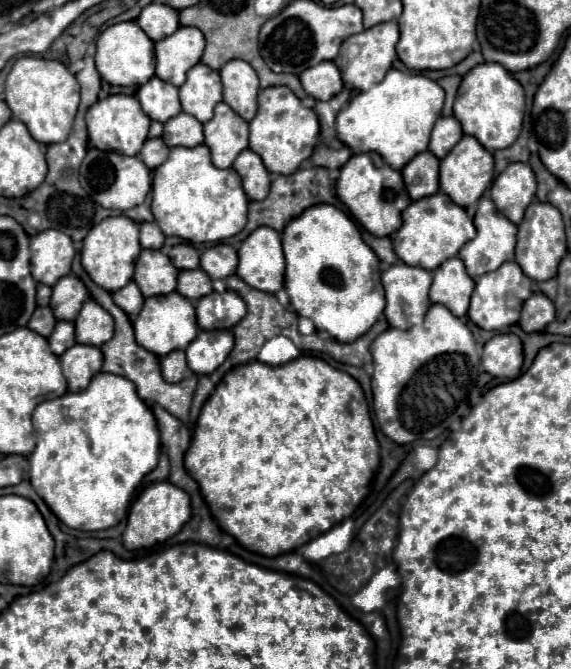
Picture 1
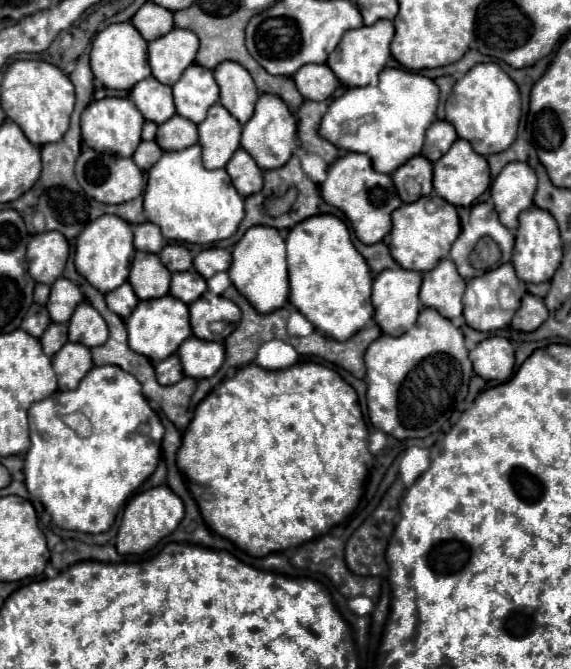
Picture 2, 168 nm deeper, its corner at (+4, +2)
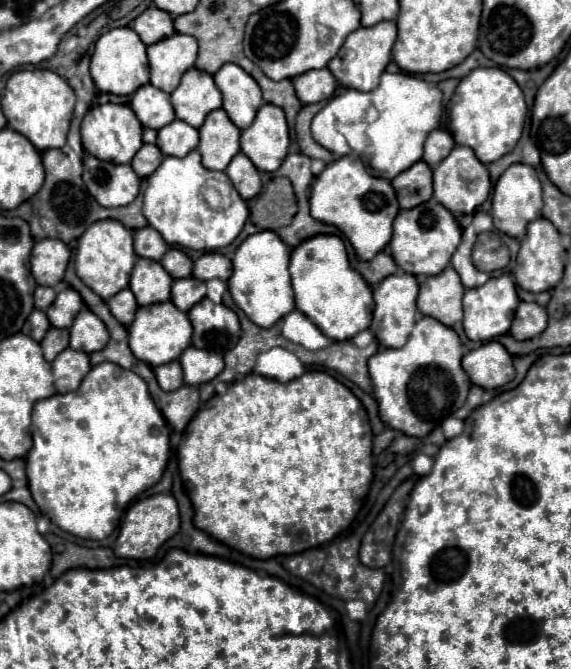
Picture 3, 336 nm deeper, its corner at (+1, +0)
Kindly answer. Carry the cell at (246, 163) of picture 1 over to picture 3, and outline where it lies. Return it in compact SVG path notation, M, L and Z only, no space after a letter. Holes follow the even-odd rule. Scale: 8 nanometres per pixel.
M238 152L232 162L226 168L228 178L232 180L234 188L238 190L238 194L242 194L244 200L250 200L254 196L258 196L262 182L260 182L260 174L256 170L256 166L250 162L250 158L246 158L246 154Z

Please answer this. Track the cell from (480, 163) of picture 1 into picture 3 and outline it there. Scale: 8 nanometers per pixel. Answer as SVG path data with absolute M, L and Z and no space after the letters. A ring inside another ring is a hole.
M456 146L436 168L434 168L434 198L442 202L452 214L474 214L476 208L488 198L492 190L488 168L476 158L468 146Z

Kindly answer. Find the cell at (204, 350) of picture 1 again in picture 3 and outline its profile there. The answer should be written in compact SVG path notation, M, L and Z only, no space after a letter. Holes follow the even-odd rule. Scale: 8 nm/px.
M190 346L180 356L182 372L184 372L184 384L188 386L200 386L204 382L214 380L224 370L224 360L214 350L202 350L196 346Z

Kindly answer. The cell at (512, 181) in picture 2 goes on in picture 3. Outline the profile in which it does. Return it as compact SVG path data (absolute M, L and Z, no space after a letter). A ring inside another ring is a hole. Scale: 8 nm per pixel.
M512 164L510 168L506 168L506 172L498 178L492 194L490 214L494 218L494 226L512 238L522 238L528 222L538 218L540 210L542 210L542 186L536 176L536 170L528 164Z

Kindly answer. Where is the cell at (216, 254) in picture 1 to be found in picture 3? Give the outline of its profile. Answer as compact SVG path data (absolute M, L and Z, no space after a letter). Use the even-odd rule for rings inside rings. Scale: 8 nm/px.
M206 252L202 254L196 262L194 262L194 270L192 270L192 276L202 280L202 282L208 282L208 280L228 280L232 274L232 262L218 254L218 252Z

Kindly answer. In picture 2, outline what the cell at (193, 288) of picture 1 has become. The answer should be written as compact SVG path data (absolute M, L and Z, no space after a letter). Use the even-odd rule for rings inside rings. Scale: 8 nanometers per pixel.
M187 270L187 272L175 272L175 274L173 274L169 294L175 296L177 300L183 300L185 304L191 304L191 302L195 302L205 290L207 290L205 278L201 278L195 270Z

